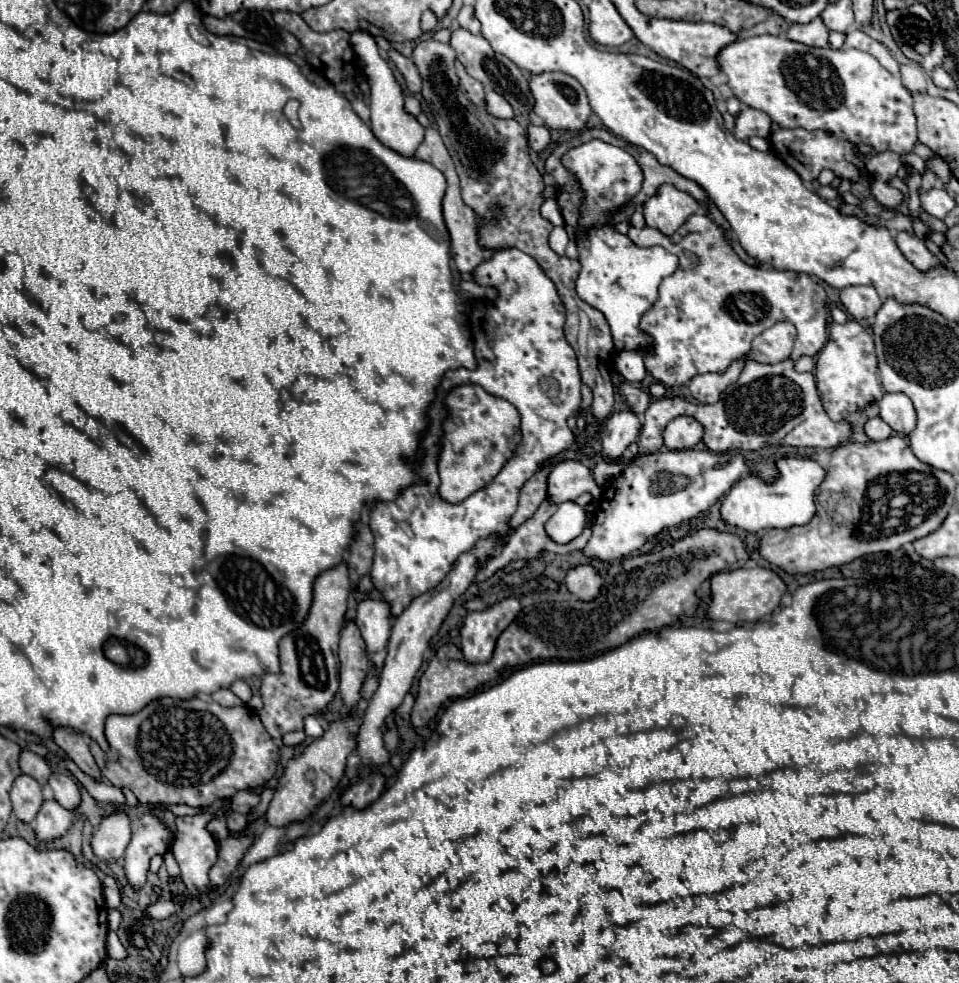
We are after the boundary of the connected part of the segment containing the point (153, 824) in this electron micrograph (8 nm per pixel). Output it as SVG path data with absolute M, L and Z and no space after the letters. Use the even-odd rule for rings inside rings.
M147 812L133 822L133 838L125 852L125 874L133 888L141 888L145 884L149 860L155 854L165 854L171 842L173 834L153 812Z

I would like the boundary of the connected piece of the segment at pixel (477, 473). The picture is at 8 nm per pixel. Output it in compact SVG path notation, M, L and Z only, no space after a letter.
M479 384L455 386L445 396L445 408L449 414L443 420L441 452L437 458L437 472L441 478L439 496L445 502L459 504L493 482L513 456L521 442L521 416L509 400L489 394Z

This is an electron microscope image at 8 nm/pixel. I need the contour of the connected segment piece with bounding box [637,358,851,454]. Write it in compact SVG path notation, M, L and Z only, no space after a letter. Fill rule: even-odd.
M783 360L777 364L747 362L739 380L731 384L721 400L715 404L693 404L681 396L657 398L649 404L643 414L643 430L639 434L639 454L657 452L663 446L662 432L673 418L687 414L699 420L705 428L703 442L711 452L731 452L731 450L761 450L769 444L781 444L789 432L801 426L801 446L813 448L835 448L847 440L851 428L847 422L833 422L822 405L815 376L811 372L795 372L793 360ZM805 406L805 412L803 412ZM777 412L777 418L775 418ZM781 412L781 416L779 416Z

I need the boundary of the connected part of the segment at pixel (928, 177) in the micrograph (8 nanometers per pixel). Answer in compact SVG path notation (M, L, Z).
M928 168L925 169L925 172L922 177L922 183L919 187L919 192L924 193L931 188L938 187L938 179L936 175Z

